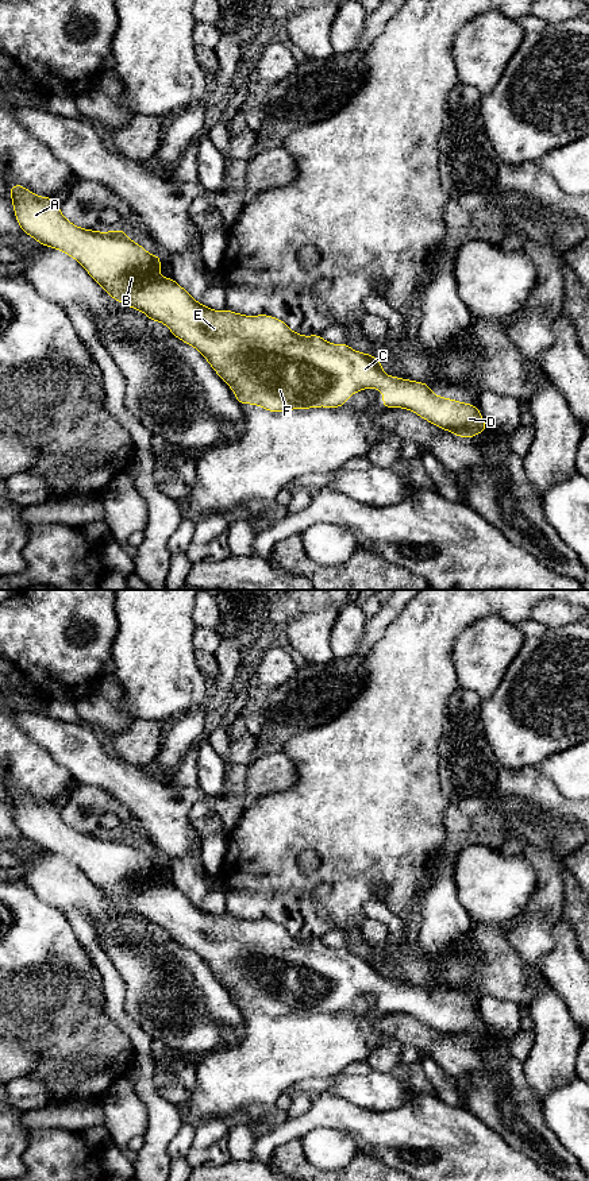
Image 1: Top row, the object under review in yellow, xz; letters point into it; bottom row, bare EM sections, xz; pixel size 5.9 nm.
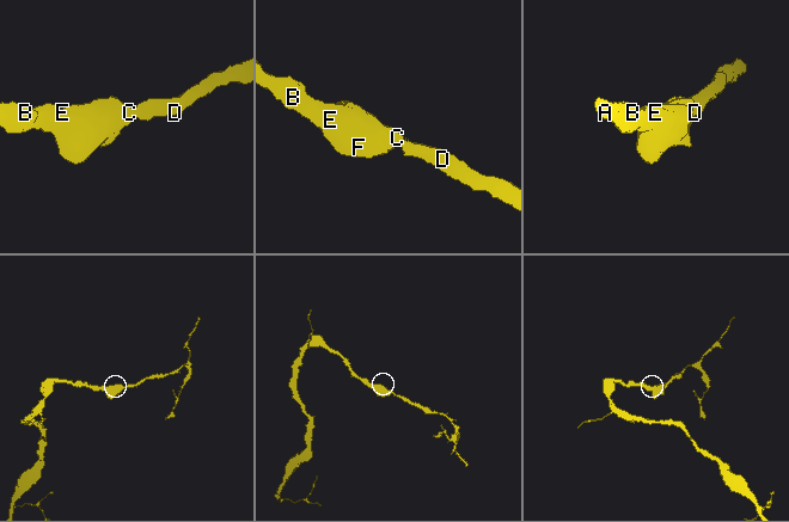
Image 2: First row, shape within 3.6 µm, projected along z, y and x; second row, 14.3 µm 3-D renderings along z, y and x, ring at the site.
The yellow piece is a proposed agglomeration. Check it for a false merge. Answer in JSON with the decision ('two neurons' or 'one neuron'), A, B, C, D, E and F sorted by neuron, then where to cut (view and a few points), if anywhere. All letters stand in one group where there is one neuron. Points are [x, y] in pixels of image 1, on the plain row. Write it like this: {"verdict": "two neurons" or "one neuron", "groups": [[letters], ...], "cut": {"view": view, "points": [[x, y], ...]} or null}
{"verdict": "one neuron", "groups": [["A", "B", "C", "D", "E", "F"]], "cut": null}

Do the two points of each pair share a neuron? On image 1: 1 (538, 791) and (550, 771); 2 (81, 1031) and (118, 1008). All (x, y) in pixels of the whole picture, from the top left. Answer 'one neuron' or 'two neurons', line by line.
1: two neurons
2: two neurons

